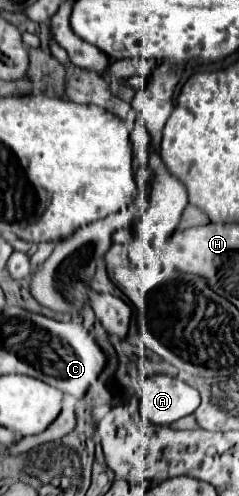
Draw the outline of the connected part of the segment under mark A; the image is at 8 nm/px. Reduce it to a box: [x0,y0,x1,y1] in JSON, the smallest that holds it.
[139,374,201,426]

